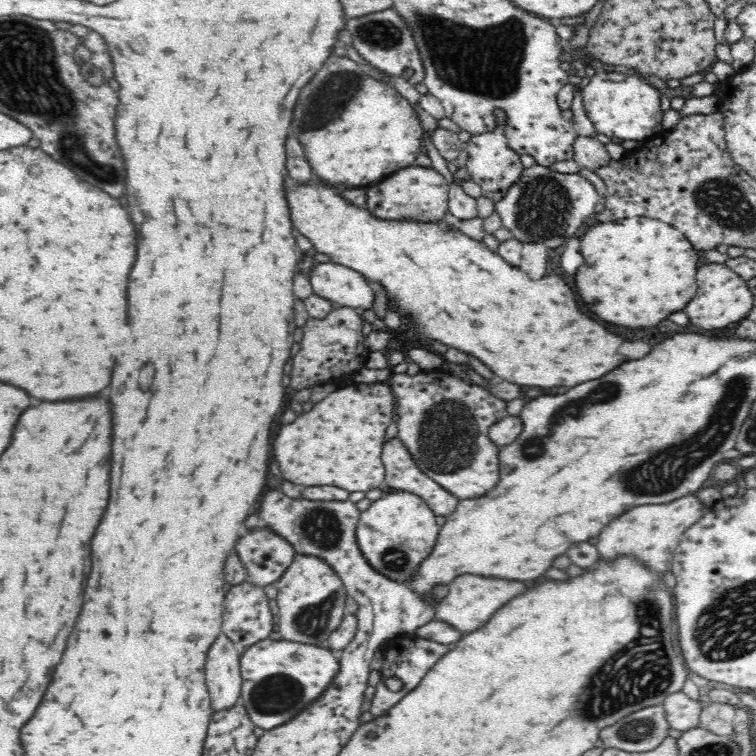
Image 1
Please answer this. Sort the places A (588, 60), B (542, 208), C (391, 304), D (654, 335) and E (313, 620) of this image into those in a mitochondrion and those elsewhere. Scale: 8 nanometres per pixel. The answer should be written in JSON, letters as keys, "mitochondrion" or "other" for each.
{"A":"other","B":"mitochondrion","C":"other","D":"other","E":"mitochondrion"}

